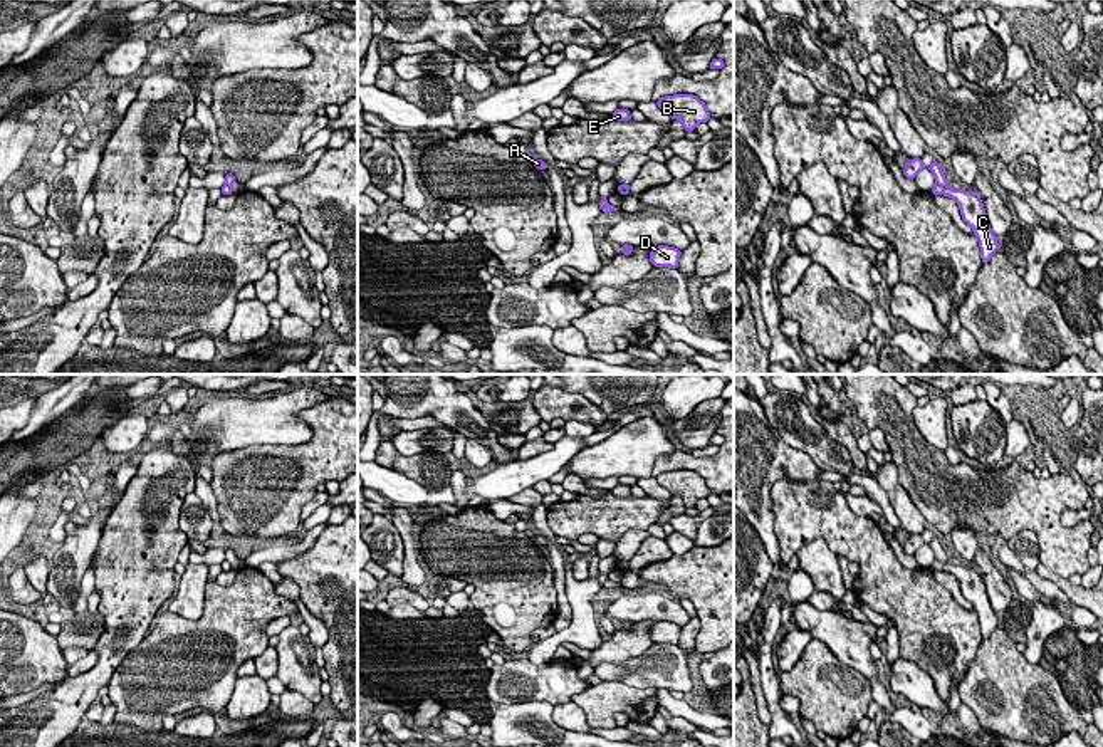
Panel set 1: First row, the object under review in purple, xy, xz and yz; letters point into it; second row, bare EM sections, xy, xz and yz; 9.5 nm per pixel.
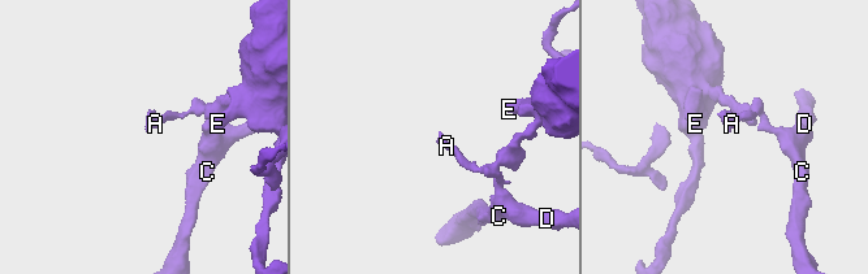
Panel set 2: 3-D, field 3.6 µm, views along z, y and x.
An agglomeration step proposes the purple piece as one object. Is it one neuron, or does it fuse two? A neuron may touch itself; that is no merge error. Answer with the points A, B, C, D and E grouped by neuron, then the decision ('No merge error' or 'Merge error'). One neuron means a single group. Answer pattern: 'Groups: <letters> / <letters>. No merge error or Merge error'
Groups: A B E / C D. Merge error

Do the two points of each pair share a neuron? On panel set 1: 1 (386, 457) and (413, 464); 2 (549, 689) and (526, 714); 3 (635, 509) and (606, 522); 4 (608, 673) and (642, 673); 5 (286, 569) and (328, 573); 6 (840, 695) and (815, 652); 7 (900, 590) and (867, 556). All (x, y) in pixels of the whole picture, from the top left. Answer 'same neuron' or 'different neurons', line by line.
1: same neuron
2: different neurons
3: same neuron
4: same neuron
5: same neuron
6: same neuron
7: same neuron

